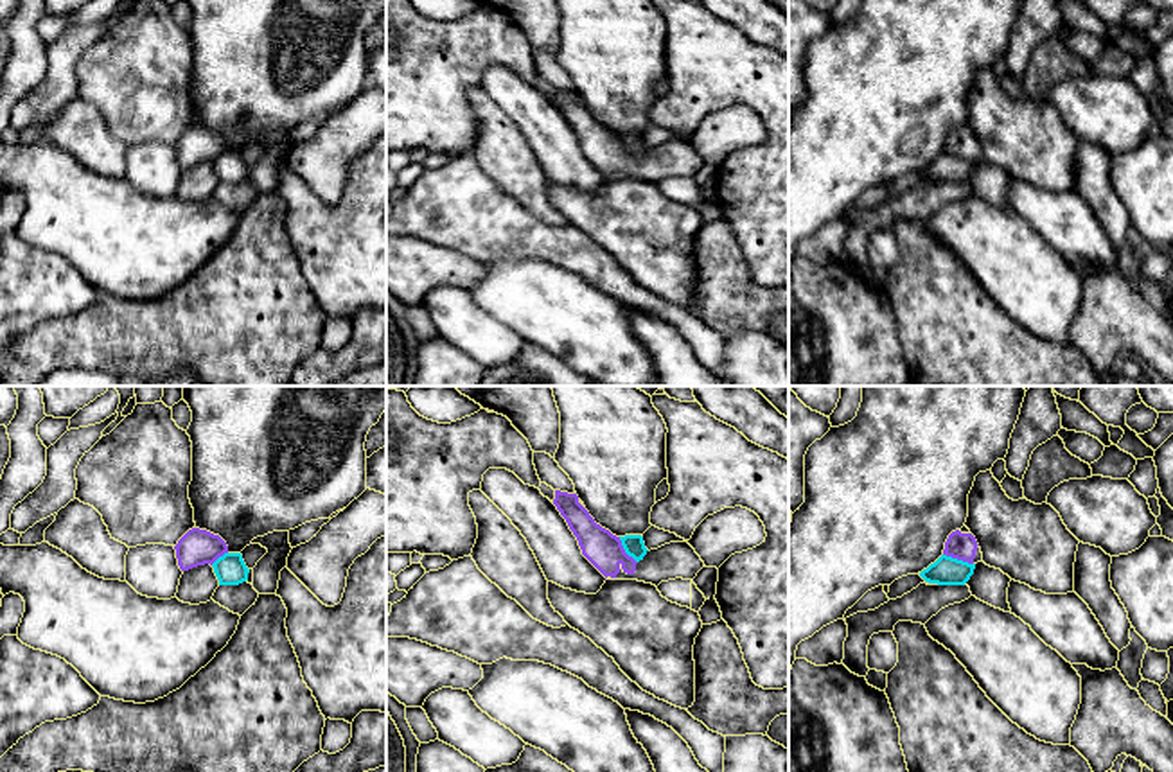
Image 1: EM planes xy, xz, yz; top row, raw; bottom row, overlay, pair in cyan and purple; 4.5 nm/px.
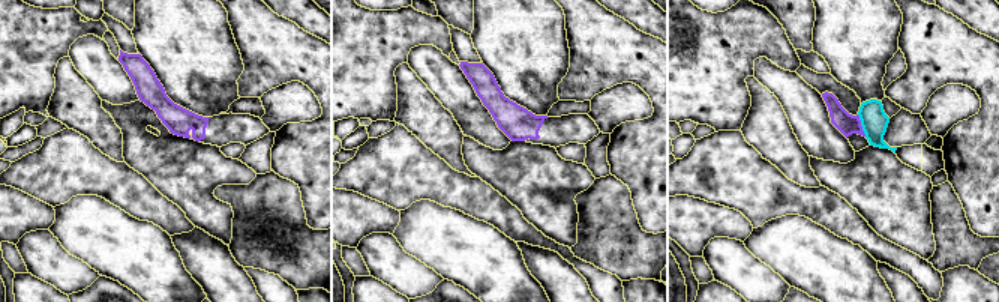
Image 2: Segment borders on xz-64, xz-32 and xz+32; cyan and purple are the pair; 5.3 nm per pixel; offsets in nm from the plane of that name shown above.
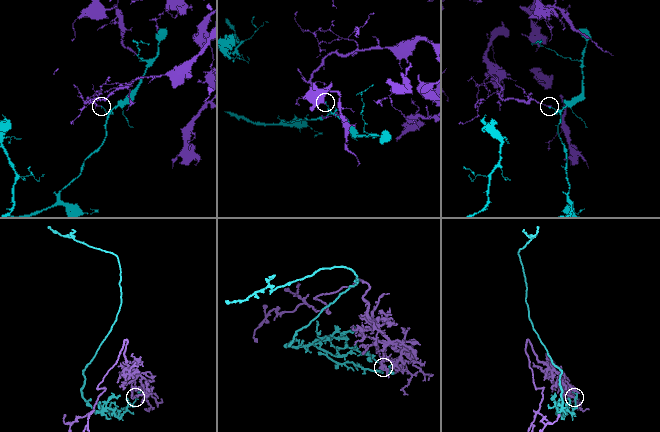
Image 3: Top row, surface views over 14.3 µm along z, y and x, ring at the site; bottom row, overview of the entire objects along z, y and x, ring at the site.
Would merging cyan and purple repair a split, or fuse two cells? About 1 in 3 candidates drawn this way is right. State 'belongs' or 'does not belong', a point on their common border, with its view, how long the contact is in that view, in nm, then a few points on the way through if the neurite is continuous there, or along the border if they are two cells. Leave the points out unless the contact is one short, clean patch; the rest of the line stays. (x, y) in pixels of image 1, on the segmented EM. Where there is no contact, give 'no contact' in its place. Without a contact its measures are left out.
does not belong | yz (956, 559) | 140 nm | along yz (943, 553), (972, 564)

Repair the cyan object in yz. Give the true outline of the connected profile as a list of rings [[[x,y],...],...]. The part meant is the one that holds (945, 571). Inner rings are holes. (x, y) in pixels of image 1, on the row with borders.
[[[941,555],[934,564],[920,573],[929,583],[938,585],[965,585],[974,575],[975,564],[968,564],[947,555]]]

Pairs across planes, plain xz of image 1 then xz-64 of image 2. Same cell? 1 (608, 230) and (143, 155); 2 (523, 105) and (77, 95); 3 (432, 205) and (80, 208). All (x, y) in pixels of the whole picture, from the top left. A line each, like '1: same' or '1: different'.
1: same
2: different
3: different

